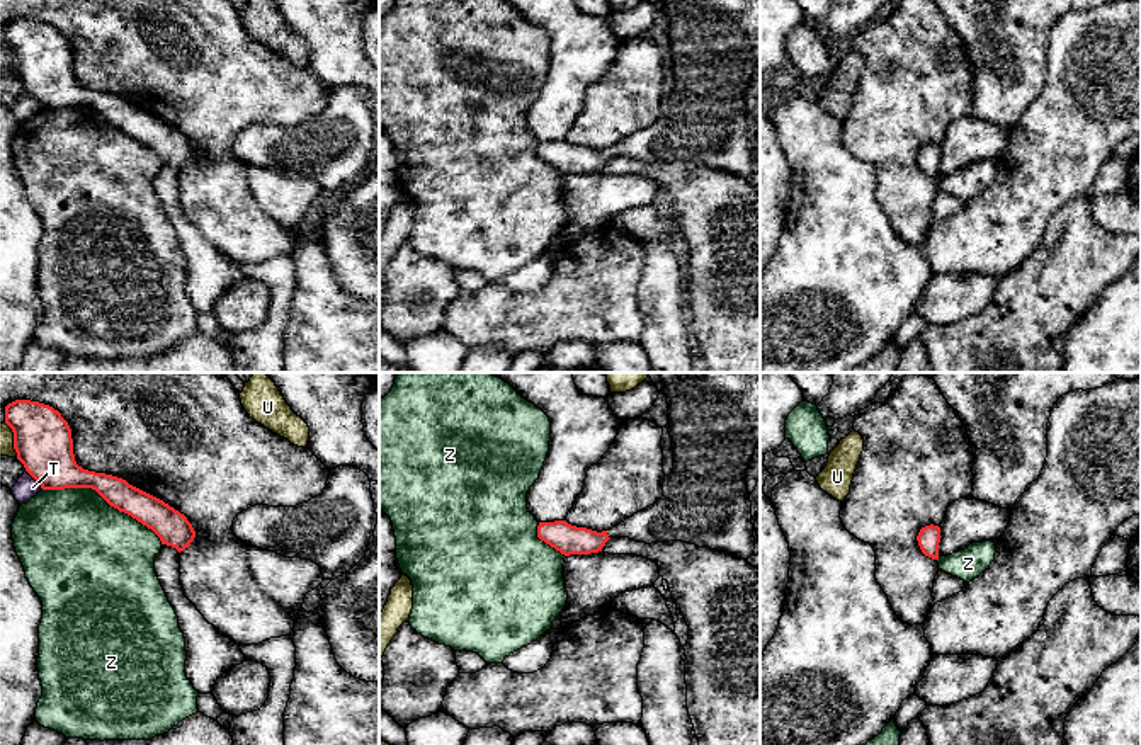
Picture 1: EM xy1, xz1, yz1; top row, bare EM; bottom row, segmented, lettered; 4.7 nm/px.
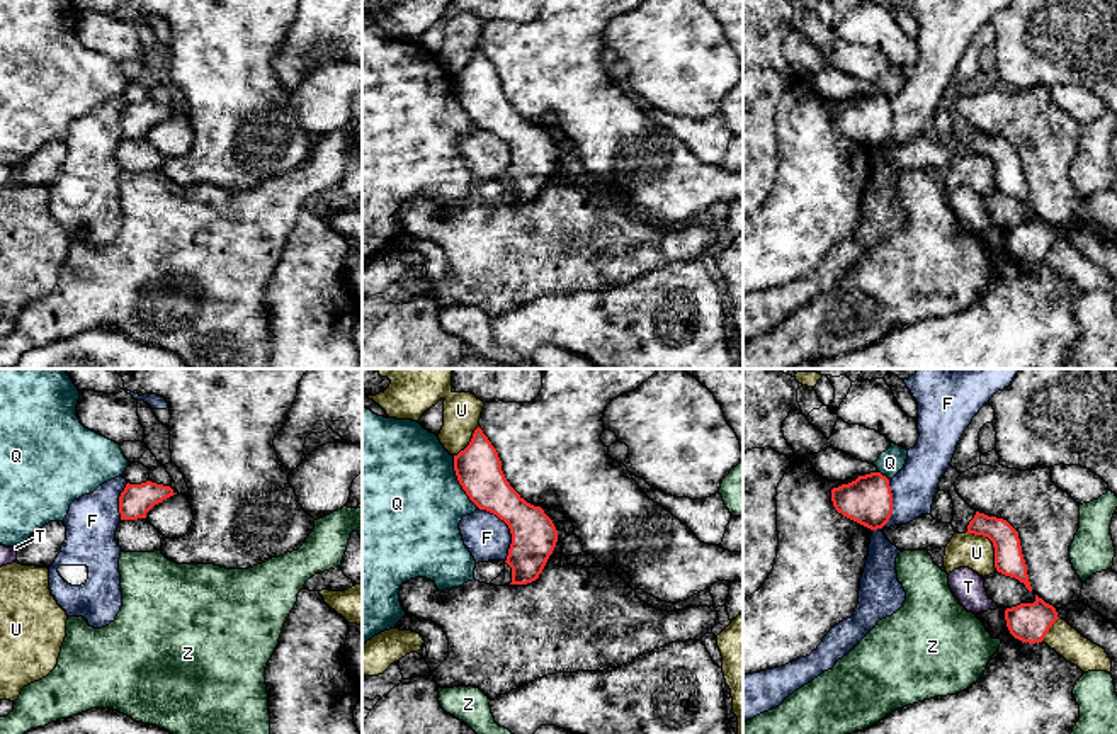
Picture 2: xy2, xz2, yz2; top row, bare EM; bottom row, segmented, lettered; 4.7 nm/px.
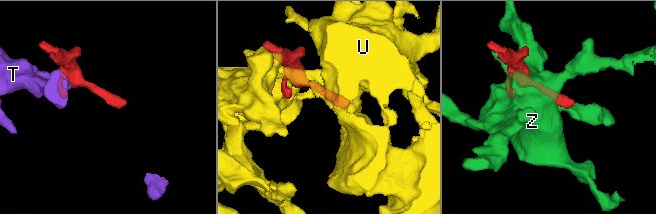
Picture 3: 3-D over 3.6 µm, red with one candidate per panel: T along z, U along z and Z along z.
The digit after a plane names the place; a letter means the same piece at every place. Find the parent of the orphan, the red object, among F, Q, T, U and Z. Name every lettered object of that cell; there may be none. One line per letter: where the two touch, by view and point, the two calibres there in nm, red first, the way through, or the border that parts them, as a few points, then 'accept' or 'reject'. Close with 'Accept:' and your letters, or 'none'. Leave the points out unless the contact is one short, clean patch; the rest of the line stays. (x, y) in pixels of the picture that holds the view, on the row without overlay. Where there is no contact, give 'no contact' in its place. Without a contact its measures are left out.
F: meets red in xz2 at (510, 150); 220 nm thick on the red side, 200 nm on the other; border along xz2 (480, 128), (495, 133), (509, 148), (510, 167), (505, 180); reject
Q: meets red in xz2 at (459, 102); 220 nm thick on the red side, 500 nm on the other; reject
T: meets red in xy1 at (34, 97); 280 nm thick on the red side, 110 nm on the other; border along xy1 (26, 89), (43, 108); reject
U: meets red in yz2 at (993, 163); 140 nm thick on the red side, 160 nm on the other; reject
Z: meets red in xy1 at (104, 118); 170 nm thick on the red side, 480 nm on the other; reject
Accept: none

